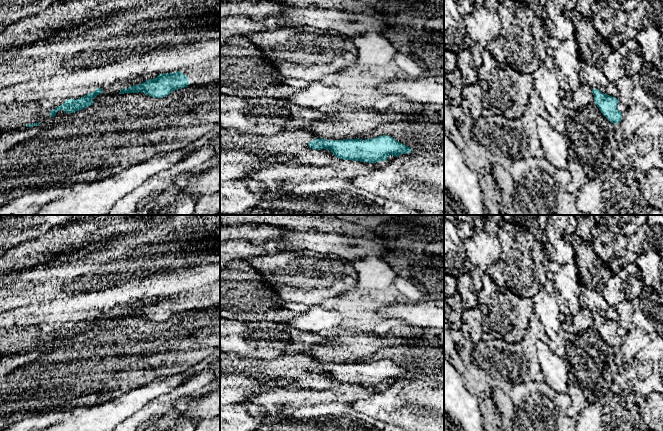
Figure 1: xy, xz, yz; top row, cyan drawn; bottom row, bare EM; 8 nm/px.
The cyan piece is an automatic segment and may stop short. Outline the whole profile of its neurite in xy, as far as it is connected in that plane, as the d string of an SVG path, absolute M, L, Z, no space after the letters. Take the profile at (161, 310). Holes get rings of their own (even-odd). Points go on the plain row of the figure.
M220 280L172 297L159 298L139 309L123 312L119 318L141 316L154 322L163 322L177 313L214 307L220 307Z

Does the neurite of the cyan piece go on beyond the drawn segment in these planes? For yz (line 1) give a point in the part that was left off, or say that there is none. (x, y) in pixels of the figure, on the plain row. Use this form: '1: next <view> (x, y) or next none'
1: next none

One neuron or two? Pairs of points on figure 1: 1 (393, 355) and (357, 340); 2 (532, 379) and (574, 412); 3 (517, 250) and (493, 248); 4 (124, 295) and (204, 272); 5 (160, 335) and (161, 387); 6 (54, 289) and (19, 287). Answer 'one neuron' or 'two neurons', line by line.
1: two neurons
2: two neurons
3: two neurons
4: one neuron
5: two neurons
6: one neuron

